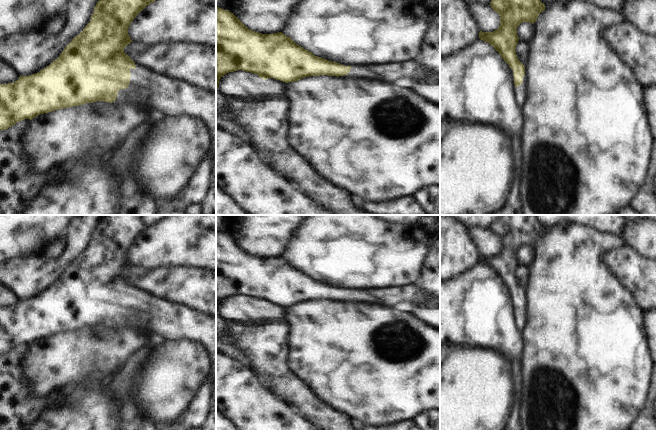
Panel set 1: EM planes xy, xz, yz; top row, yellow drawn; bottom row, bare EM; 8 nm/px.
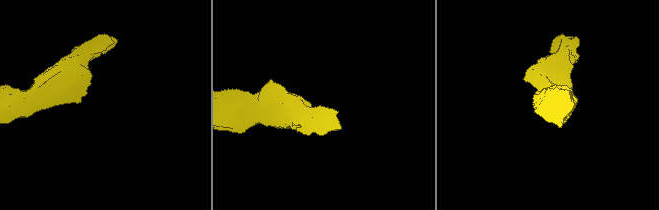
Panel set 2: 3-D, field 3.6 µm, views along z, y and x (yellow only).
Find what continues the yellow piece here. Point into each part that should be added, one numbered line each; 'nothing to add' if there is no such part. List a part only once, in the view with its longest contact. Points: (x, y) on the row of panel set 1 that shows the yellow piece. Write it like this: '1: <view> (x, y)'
1: yz (520, 90)

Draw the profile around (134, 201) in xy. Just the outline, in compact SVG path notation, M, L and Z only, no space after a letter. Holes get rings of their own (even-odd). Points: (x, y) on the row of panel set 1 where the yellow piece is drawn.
M127 174L121 184L122 207L120 215L158 215L158 201L143 192L143 188L135 183L133 176Z

